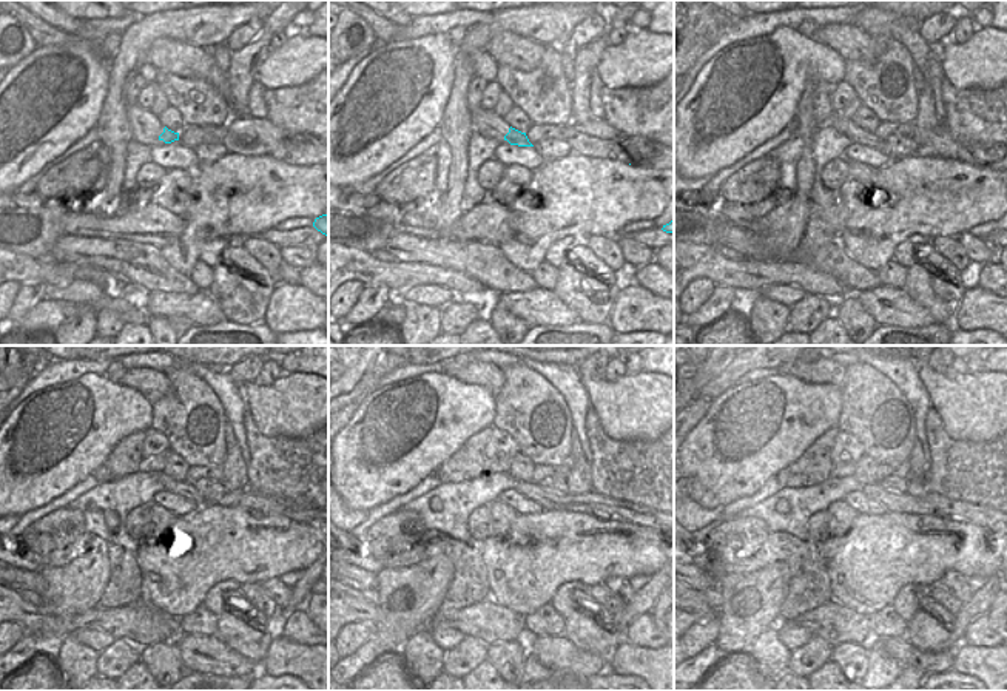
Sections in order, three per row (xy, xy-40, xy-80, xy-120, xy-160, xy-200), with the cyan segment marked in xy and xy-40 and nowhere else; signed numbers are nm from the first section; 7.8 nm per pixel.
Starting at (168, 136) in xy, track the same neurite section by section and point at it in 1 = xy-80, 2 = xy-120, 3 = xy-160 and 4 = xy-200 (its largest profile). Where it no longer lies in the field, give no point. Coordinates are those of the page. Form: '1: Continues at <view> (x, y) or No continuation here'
1: Continues at xy-80 (859, 136)
2: Continues at xy-120 (256, 505)
3: Continues at xy-160 (605, 508)
4: Continues at xy-200 (987, 519).

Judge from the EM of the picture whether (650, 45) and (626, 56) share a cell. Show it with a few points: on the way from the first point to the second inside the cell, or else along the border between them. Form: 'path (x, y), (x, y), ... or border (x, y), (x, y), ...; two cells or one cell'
path (643, 51), (639, 56), (633, 56); one cell

